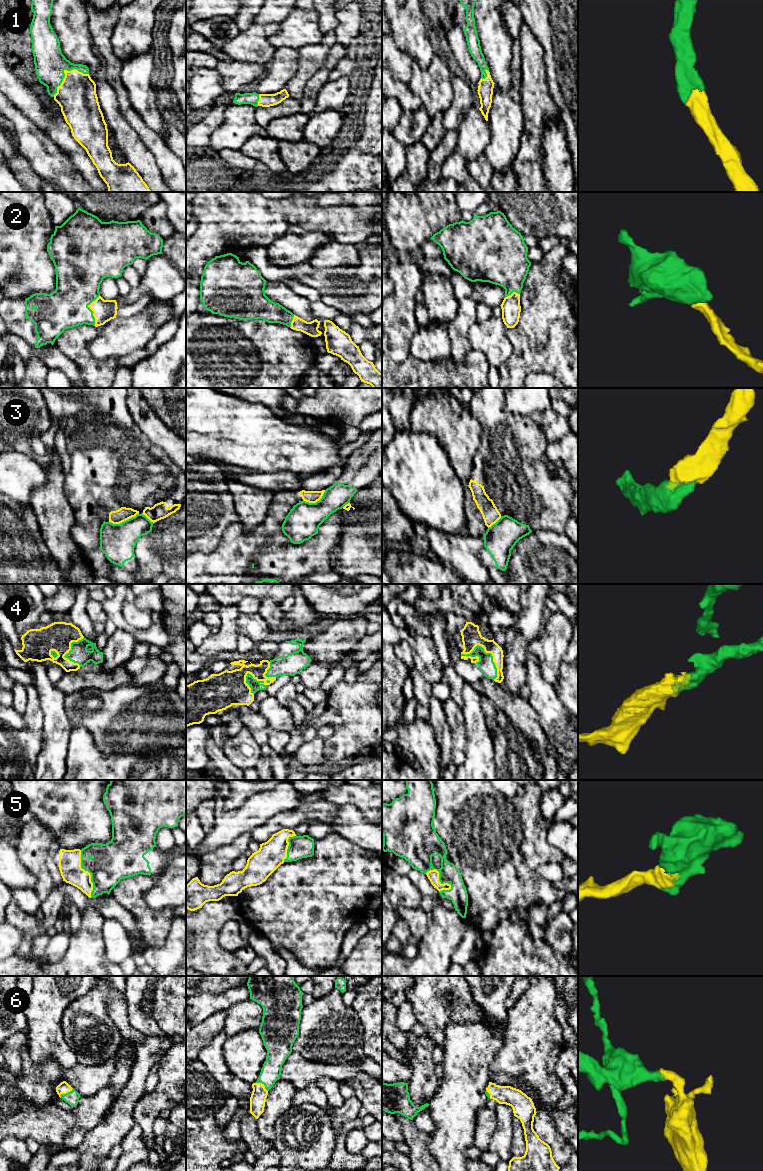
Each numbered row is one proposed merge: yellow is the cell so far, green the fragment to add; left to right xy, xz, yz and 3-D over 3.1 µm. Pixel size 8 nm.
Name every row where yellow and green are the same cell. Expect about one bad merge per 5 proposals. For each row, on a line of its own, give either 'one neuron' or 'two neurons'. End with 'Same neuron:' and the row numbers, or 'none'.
1: one neuron
2: one neuron
3: two neurons
4: one neuron
5: one neuron
6: one neuron
Same neuron: 1, 2, 4, 5, 6

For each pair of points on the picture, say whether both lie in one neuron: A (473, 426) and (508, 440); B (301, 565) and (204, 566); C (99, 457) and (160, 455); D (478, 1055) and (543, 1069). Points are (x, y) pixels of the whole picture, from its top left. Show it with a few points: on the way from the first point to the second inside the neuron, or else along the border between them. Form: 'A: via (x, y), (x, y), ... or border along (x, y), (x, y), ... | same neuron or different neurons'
A: border along (482, 430), (483, 432) | different neurons
B: via (277, 558), (235, 558), (228, 565) | same neuron
C: via (114, 456), (145, 458) | same neuron
D: border along (504, 1038), (490, 1065), (489, 1081) | different neurons

